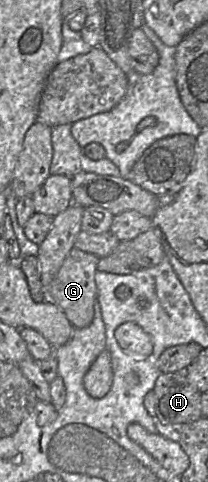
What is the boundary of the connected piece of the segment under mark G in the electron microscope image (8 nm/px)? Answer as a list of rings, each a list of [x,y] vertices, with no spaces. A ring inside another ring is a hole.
[[[72,248],[49,286],[49,299],[65,313],[75,328],[87,327],[94,319],[95,303],[97,302],[95,274],[99,259],[94,254]]]

